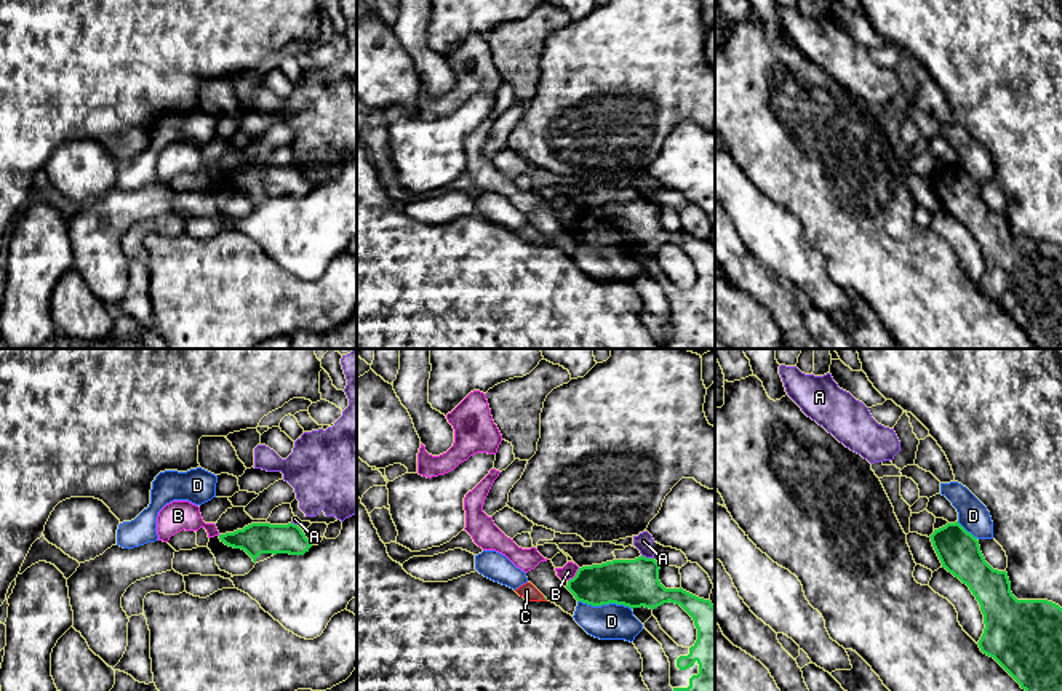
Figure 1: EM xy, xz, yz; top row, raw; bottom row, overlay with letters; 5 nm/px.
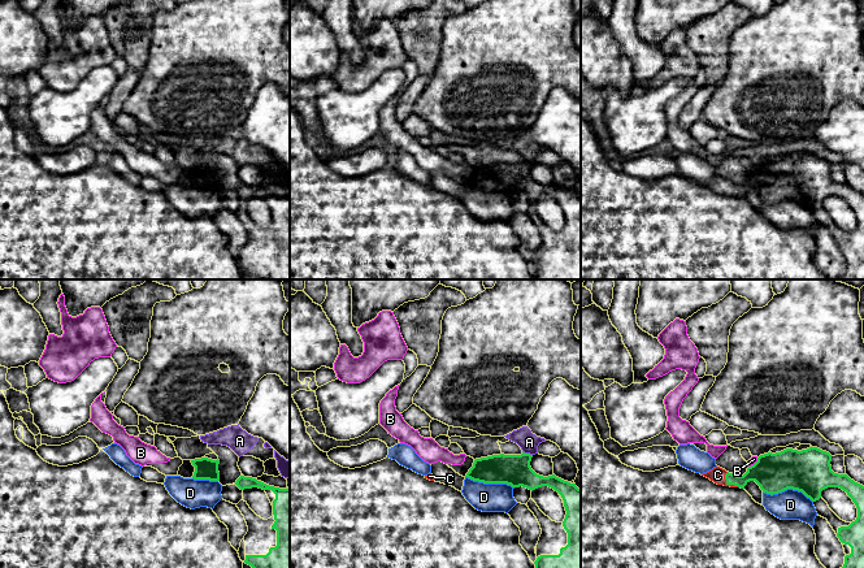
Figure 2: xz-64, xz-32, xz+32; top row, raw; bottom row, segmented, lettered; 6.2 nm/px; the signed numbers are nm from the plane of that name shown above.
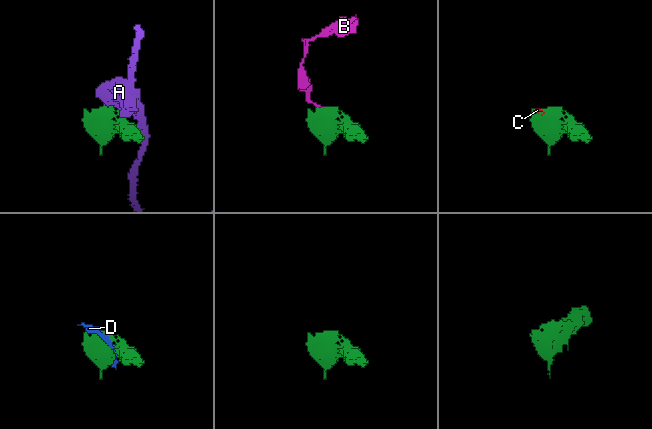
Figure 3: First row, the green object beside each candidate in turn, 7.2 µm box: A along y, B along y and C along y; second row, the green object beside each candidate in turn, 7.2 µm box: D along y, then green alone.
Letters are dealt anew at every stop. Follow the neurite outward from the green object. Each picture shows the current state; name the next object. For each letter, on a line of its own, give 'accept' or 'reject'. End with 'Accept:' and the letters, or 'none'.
A: reject
B: reject
C: accept
D: reject
Accept: C

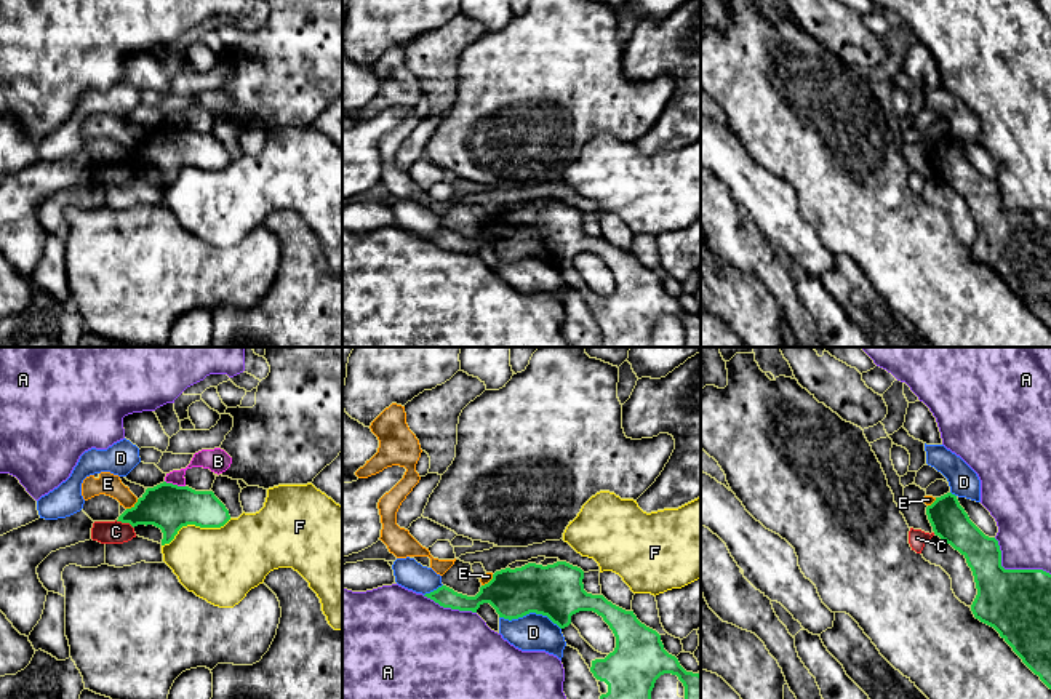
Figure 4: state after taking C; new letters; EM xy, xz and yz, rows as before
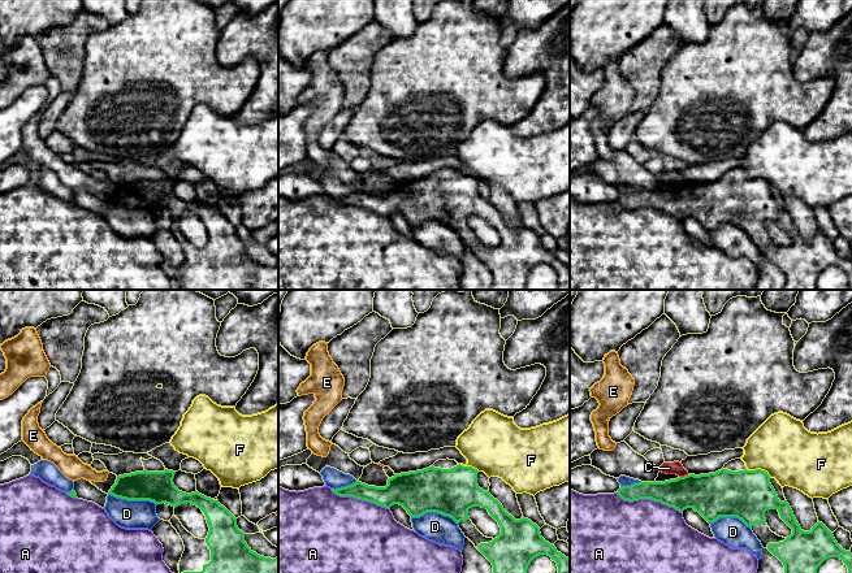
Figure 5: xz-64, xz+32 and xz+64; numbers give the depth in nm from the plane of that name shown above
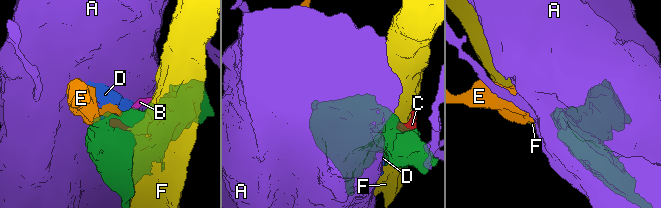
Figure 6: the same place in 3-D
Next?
A: reject
B: reject
C: reject
D: reject
E: reject
F: reject
Accept: none

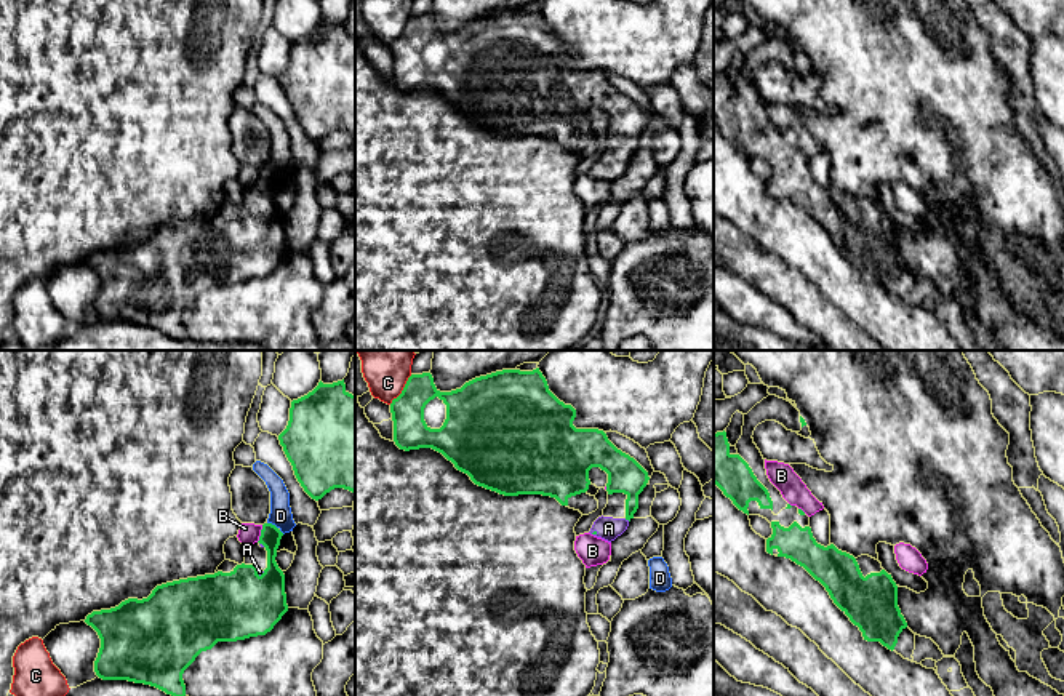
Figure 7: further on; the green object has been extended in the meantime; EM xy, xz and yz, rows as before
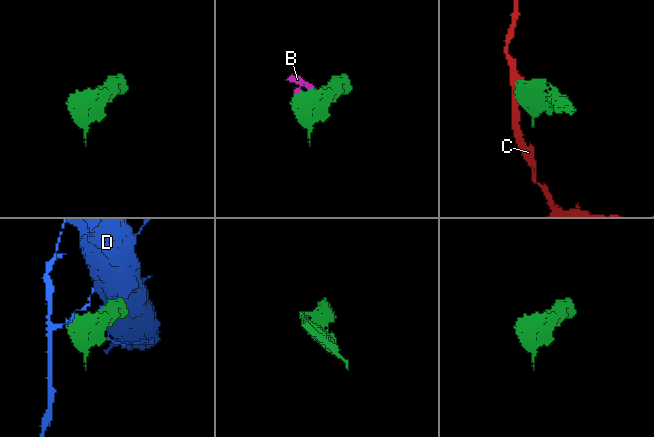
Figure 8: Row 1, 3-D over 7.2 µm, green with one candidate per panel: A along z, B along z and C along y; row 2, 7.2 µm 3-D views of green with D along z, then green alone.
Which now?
A: accept
B: reject
C: reject
D: reject
Accept: A

